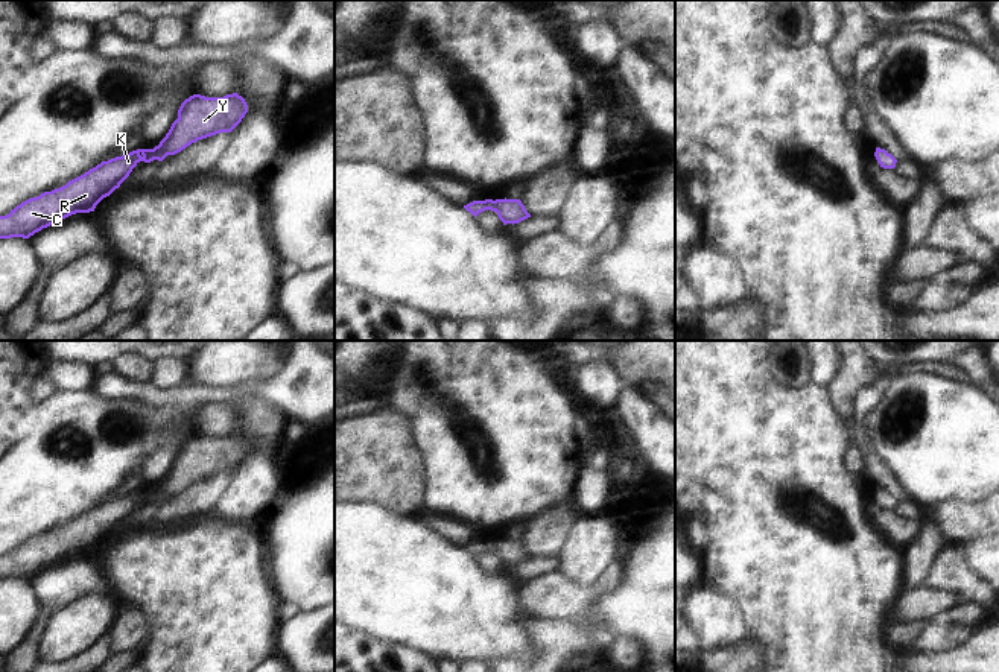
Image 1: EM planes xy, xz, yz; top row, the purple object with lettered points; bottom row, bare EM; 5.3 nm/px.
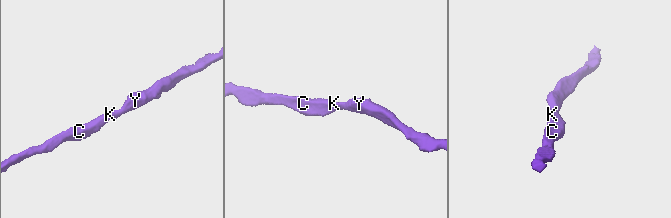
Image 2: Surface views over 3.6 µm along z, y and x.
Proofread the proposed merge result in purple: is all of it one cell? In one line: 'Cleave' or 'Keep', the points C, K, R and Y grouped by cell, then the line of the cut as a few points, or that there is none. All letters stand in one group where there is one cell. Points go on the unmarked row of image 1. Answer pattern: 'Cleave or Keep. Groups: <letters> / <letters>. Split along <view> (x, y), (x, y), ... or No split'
Keep. Groups: C K R Y. No split.

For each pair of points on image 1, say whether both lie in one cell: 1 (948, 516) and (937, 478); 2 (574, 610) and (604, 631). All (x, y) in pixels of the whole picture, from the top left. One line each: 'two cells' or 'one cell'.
1: two cells
2: one cell

